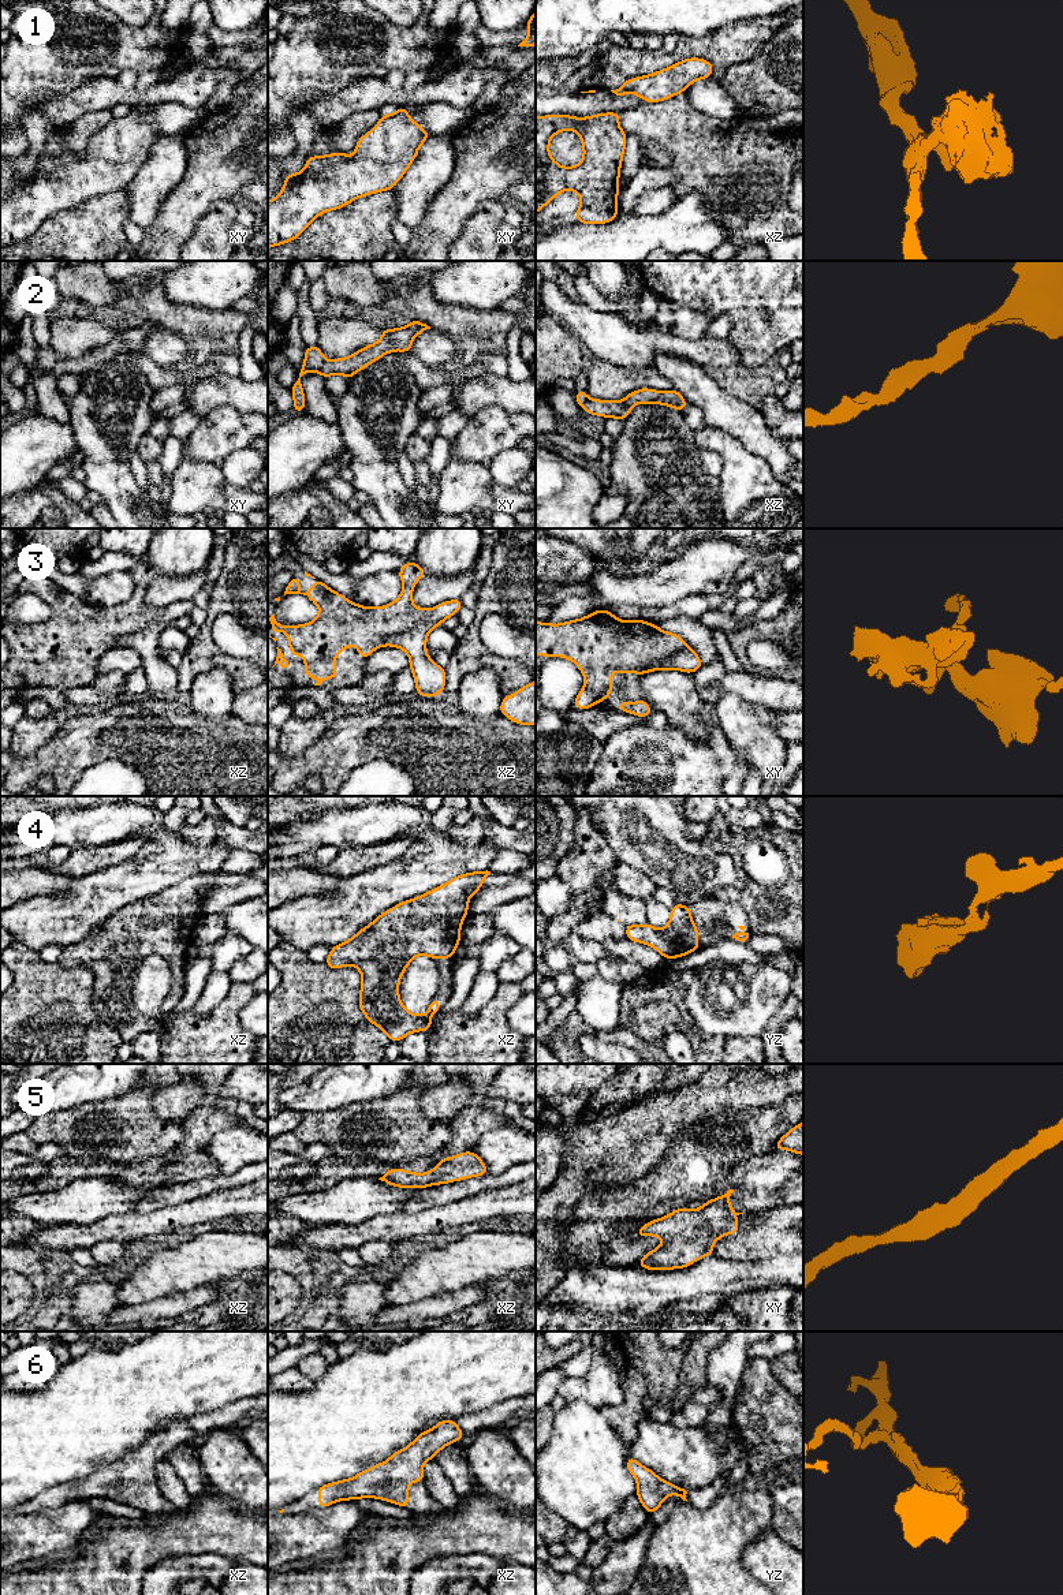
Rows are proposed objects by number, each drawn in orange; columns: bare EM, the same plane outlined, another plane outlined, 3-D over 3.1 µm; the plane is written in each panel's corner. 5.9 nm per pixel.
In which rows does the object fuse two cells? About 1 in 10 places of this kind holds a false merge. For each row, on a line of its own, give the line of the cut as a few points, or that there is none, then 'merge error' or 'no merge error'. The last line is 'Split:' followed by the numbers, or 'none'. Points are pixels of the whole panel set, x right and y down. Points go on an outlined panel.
1: cut none; no merge error
2: cut none; no merge error
3: cut xz (432, 609), (432, 615), (426, 620), (388, 637), (381, 645); merge error
4: cut none; no merge error
5: cut none; no merge error
6: cut none; no merge error
Split: 3

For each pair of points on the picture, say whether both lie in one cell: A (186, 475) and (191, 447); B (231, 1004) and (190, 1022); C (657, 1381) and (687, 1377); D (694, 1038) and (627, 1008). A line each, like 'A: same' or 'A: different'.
A: different
B: same
C: different
D: same

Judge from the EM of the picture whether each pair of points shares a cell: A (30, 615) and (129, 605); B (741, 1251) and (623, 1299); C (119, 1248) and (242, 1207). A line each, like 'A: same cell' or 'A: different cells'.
A: different cells
B: different cells
C: different cells

